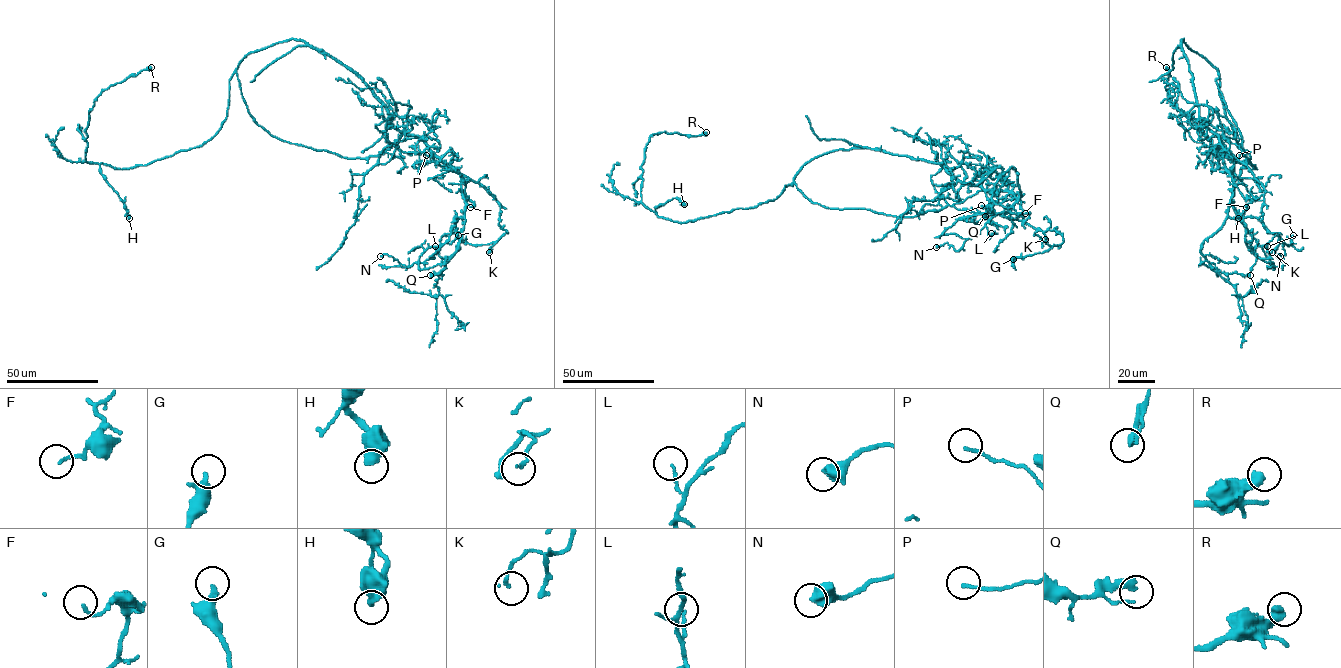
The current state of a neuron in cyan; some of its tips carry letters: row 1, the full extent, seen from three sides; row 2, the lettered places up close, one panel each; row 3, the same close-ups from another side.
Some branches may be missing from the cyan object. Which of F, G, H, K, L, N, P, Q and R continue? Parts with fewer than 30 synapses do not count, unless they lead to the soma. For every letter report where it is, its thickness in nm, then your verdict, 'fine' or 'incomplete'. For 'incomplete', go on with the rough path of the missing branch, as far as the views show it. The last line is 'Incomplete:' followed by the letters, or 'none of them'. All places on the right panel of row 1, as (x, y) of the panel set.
F: place (1246, 207); calibre 130 nm; fine
G: place (1293, 235); calibre 360 nm; fine
H: place (1238, 218); calibre 550 nm; fine
K: place (1272, 252); calibre 130 nm; fine
L: place (1267, 246); calibre 100 nm; fine
N: place (1280, 256); calibre 600 nm; fine
P: place (1239, 155); calibre 140 nm; fine
Q: place (1250, 275); calibre 340 nm; fine
R: place (1166, 67); calibre 420 nm; fine
Incomplete: none of them

